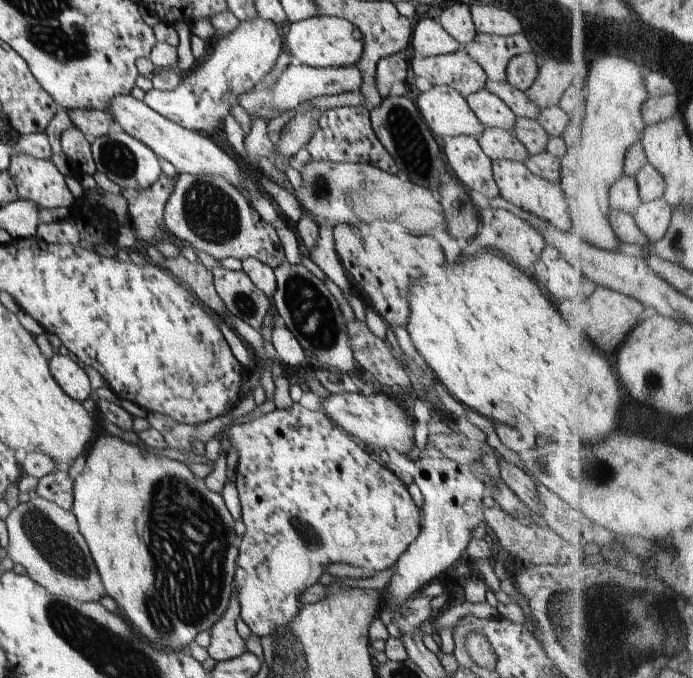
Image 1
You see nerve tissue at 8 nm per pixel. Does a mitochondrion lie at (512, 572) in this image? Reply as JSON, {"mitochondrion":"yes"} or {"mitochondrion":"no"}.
{"mitochondrion":"no"}

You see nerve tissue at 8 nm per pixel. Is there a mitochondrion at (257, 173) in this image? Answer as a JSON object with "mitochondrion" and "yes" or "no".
{"mitochondrion":"no"}

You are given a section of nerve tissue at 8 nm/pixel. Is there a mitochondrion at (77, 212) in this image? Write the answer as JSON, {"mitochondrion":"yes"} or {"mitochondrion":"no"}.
{"mitochondrion":"no"}

